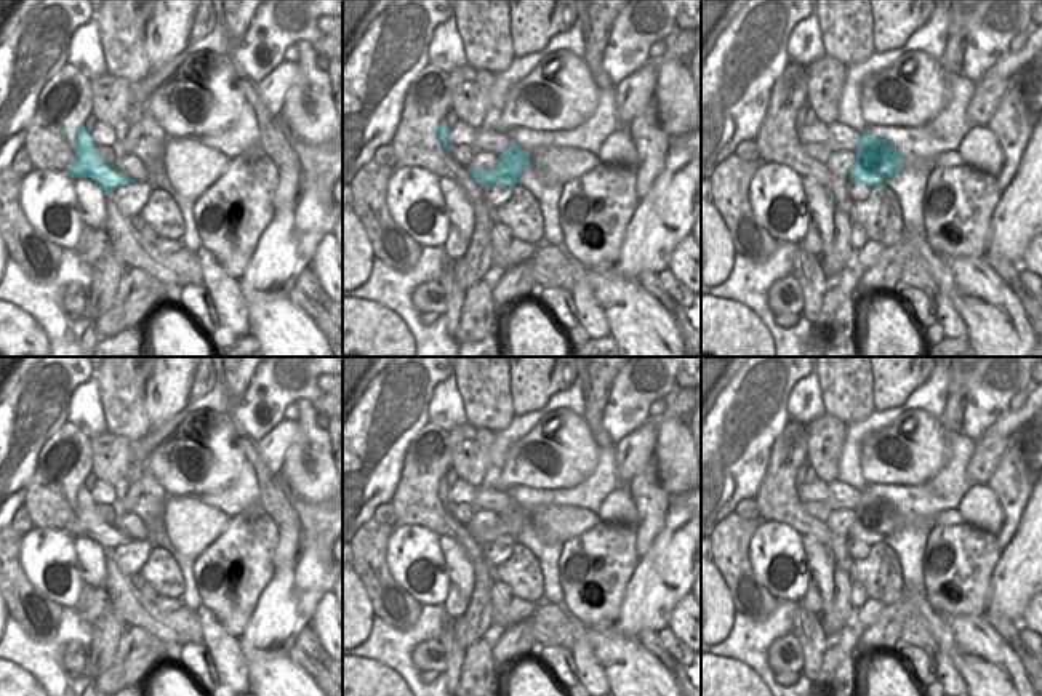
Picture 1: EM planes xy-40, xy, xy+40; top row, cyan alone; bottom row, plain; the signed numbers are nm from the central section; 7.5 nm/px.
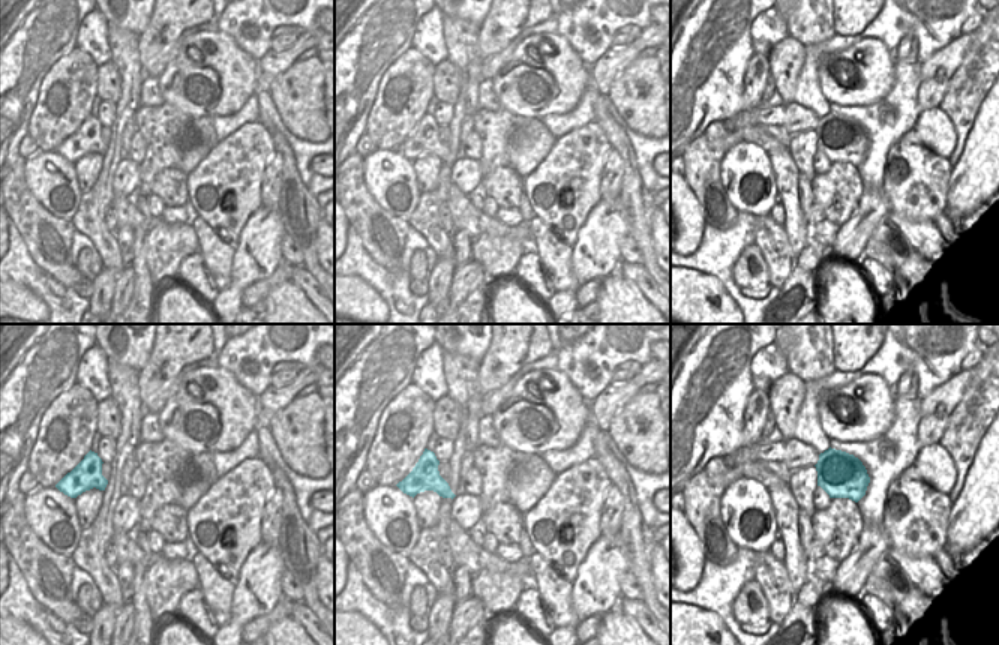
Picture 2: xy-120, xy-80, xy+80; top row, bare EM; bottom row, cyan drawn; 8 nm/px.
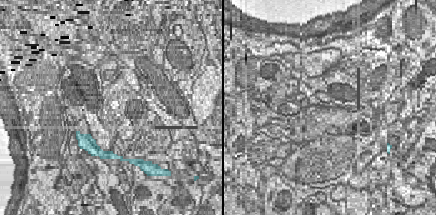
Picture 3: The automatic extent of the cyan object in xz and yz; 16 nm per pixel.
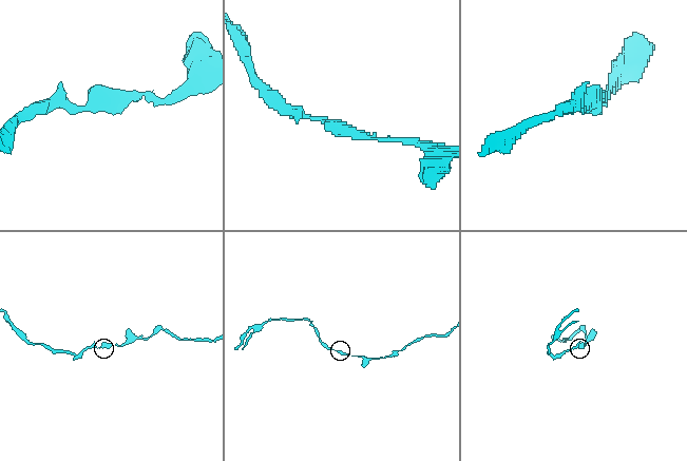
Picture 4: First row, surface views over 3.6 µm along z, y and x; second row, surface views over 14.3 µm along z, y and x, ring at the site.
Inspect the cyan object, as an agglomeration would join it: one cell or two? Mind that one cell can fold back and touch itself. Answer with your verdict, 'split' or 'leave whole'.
leave whole

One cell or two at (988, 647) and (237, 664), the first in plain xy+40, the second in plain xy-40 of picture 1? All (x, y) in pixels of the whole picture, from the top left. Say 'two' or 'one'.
two

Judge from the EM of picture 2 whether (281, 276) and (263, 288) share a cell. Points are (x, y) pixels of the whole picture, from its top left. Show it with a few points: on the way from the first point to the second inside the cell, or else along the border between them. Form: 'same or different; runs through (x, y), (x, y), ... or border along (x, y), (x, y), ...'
same; runs through (276, 278), (267, 285)

